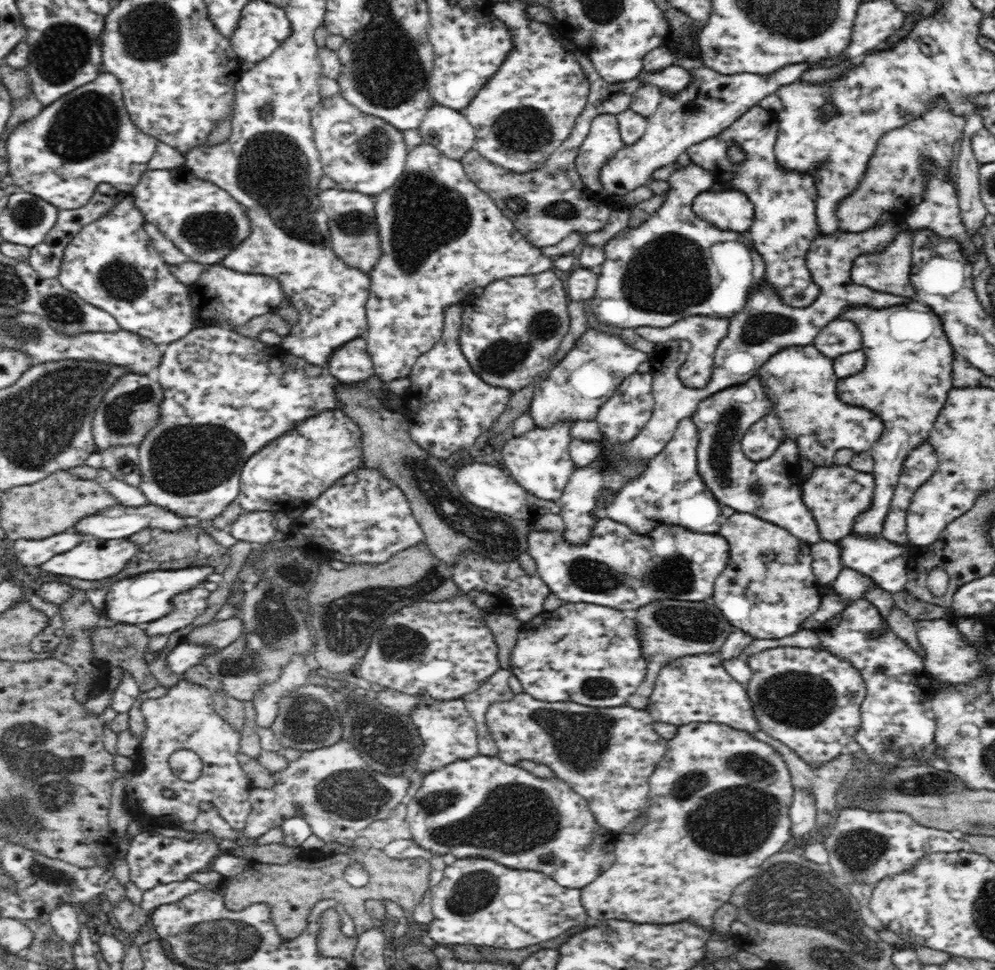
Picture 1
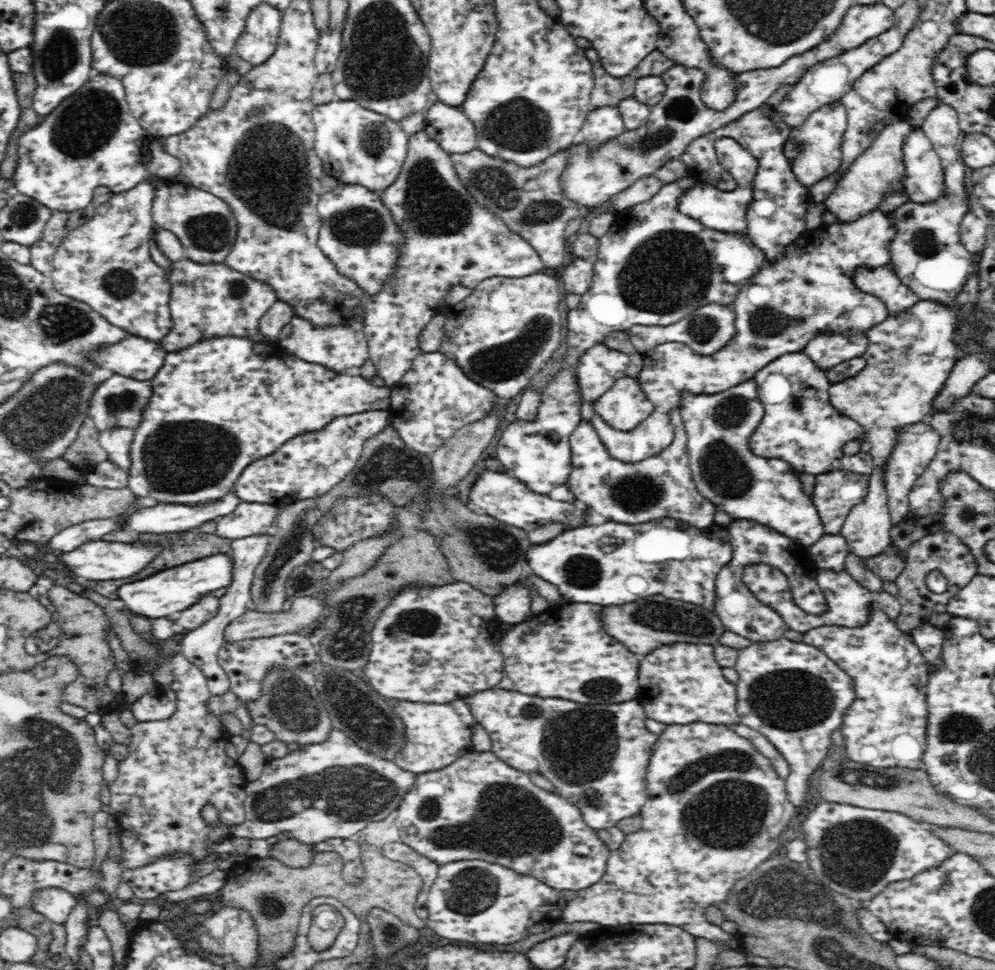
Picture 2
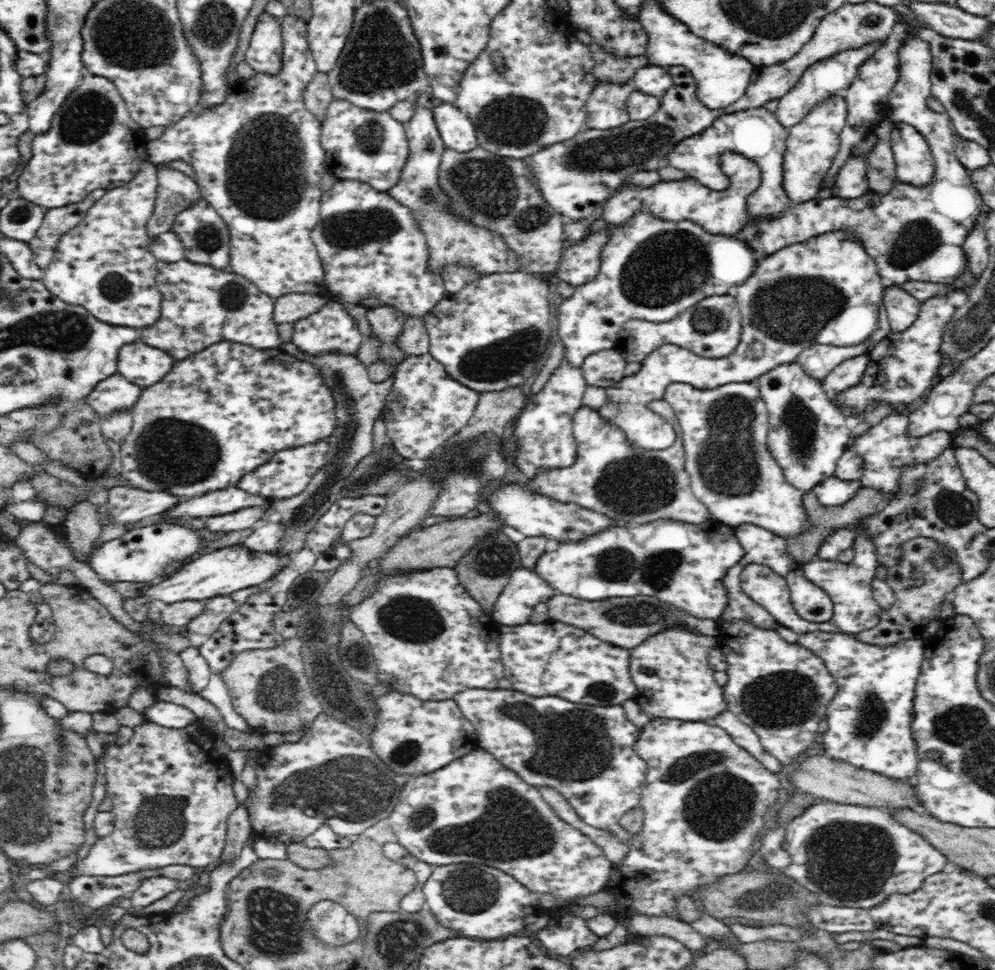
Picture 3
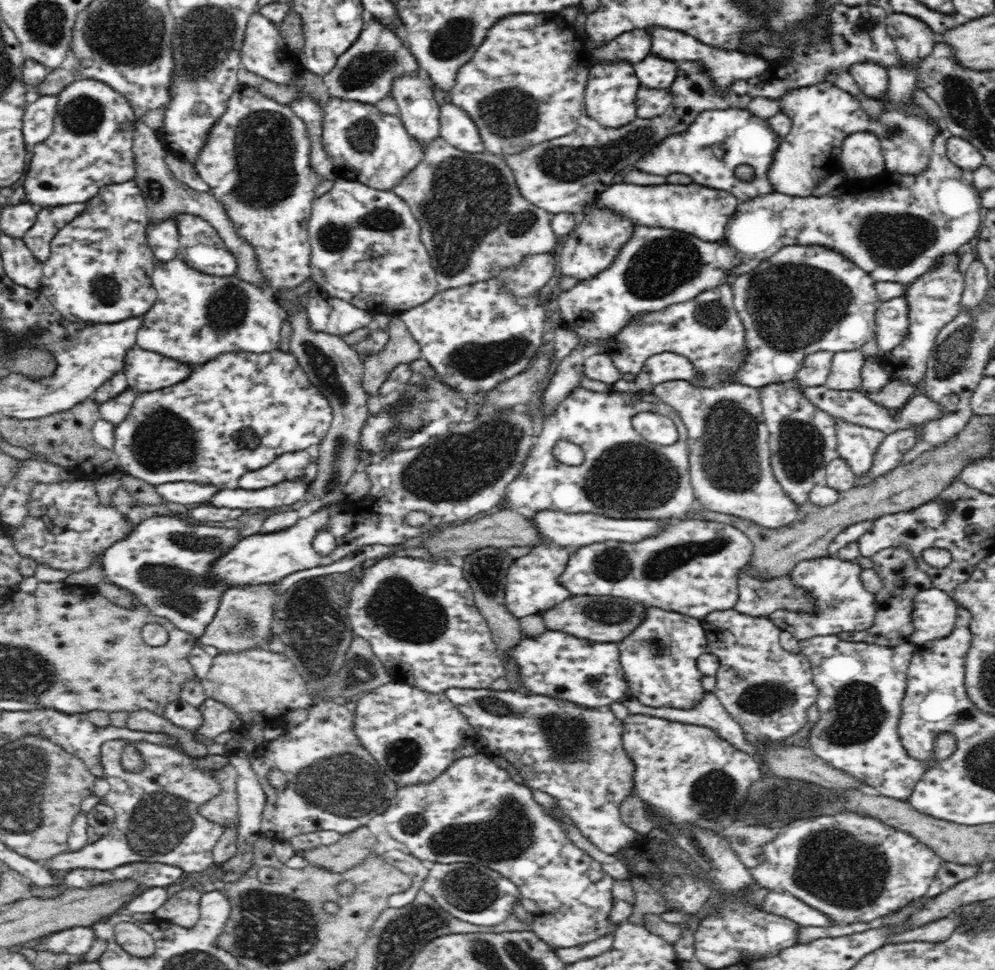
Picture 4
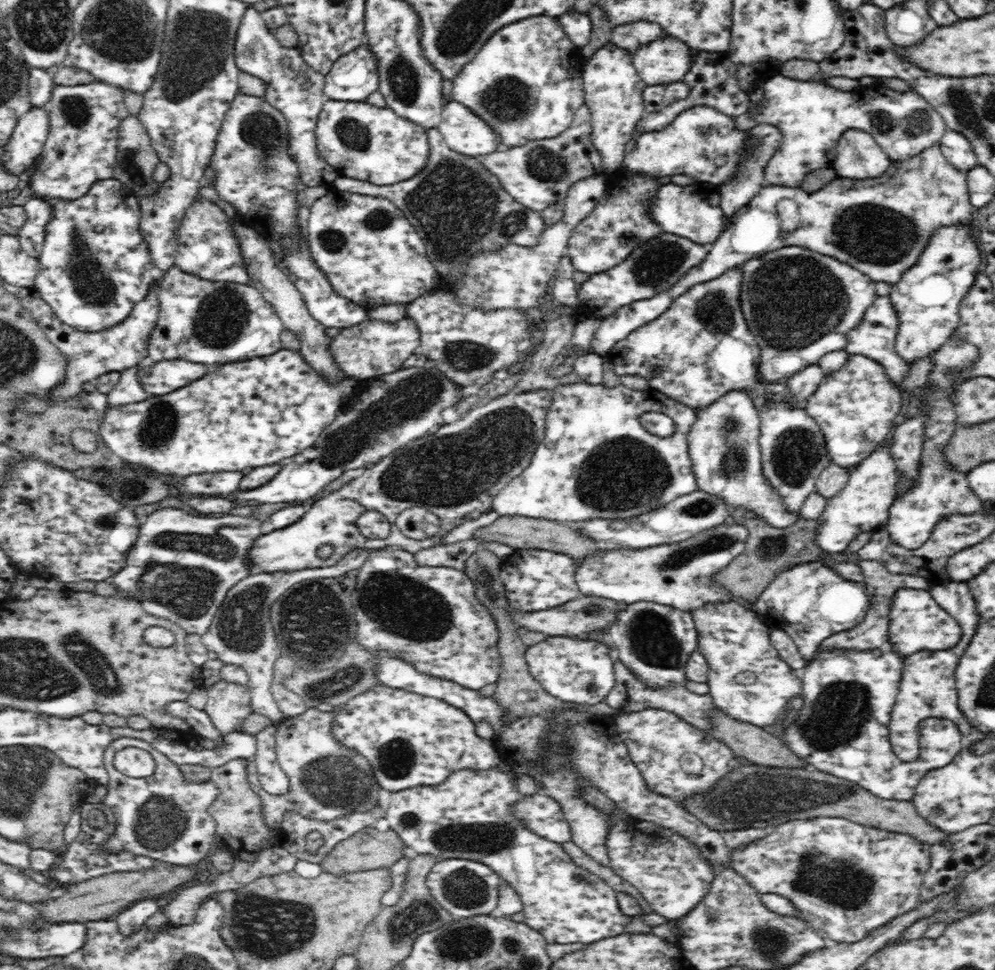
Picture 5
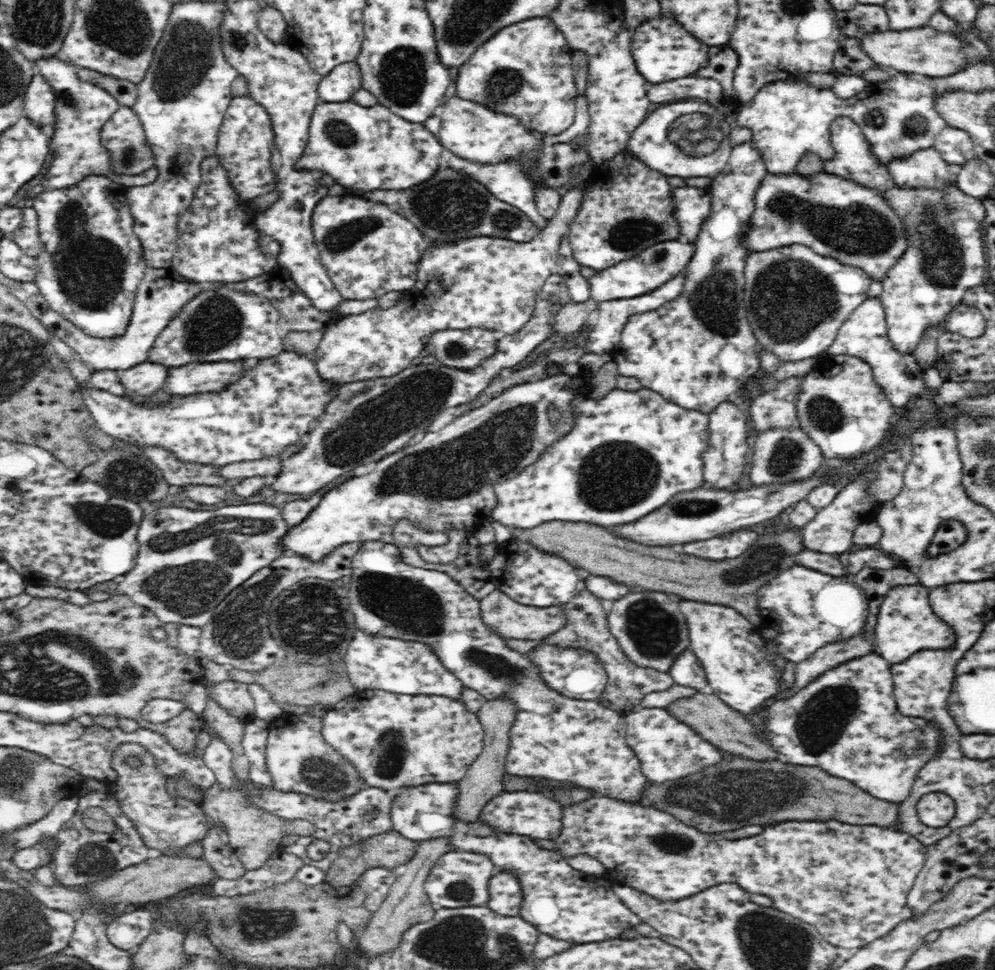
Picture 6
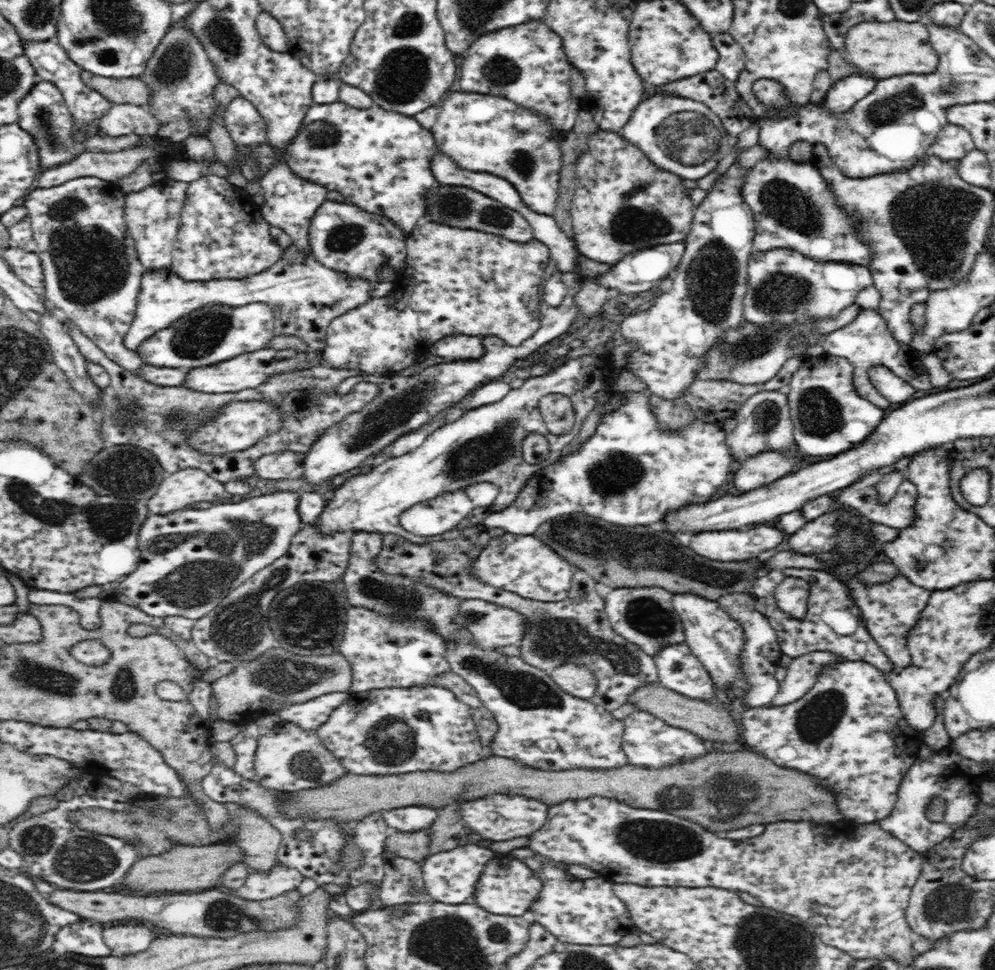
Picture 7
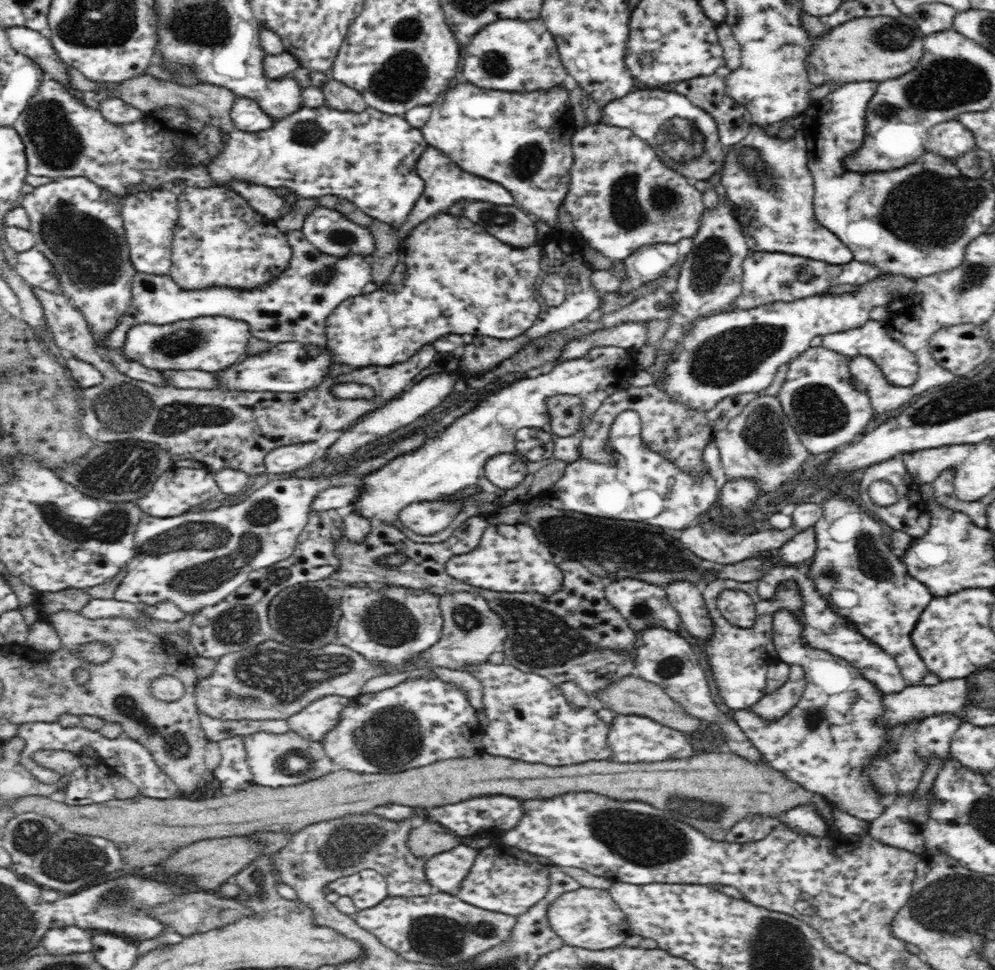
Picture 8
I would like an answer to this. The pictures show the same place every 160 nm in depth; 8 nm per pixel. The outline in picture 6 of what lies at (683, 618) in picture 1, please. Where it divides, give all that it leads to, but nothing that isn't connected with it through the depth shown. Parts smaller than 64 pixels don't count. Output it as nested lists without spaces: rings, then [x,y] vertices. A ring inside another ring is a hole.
[[[499,589],[488,594],[486,598],[480,599],[480,610],[482,623],[504,640],[512,638],[514,640],[518,640],[518,638],[524,640],[542,639],[561,630],[566,625],[566,618],[560,605],[546,608],[528,606],[508,597]]]

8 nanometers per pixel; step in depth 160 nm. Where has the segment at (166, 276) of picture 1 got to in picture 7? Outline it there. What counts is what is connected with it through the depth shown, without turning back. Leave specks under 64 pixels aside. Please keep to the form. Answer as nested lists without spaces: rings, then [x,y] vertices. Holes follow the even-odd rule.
[[[83,176],[80,178],[74,178],[74,180],[68,180],[64,184],[58,184],[52,188],[35,188],[27,195],[25,199],[24,207],[28,210],[27,217],[30,220],[30,224],[33,228],[34,240],[38,243],[38,254],[42,261],[42,268],[44,271],[44,290],[43,294],[49,300],[50,304],[58,308],[65,316],[69,318],[74,324],[79,326],[79,329],[95,342],[97,346],[106,354],[110,360],[118,363],[118,366],[126,371],[132,371],[134,374],[139,374],[139,368],[144,365],[143,360],[137,354],[136,351],[130,351],[123,343],[124,336],[128,332],[129,326],[135,315],[135,308],[137,305],[137,296],[141,287],[141,278],[145,273],[146,268],[138,259],[136,255],[135,242],[131,237],[131,234],[126,228],[125,221],[125,194],[122,189],[115,182],[108,182],[101,178],[93,176]]]

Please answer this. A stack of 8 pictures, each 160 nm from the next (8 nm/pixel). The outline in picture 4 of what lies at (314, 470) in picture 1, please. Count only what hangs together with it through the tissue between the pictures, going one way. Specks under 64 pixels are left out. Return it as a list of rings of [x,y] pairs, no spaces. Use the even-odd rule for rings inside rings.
[[[306,451],[284,453],[277,456],[268,466],[242,474],[238,478],[237,485],[244,490],[260,490],[278,484],[282,480],[296,480],[304,474],[310,462],[312,458]]]

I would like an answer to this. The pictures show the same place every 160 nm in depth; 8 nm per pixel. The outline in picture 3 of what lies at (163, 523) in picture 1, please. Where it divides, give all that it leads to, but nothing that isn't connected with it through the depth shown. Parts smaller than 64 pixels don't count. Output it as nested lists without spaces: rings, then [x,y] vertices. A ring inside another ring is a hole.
[[[227,488],[203,494],[199,497],[184,499],[178,503],[172,512],[167,512],[172,518],[180,516],[190,516],[190,518],[200,518],[200,516],[220,516],[220,514],[232,514],[243,508],[260,506],[268,508],[278,501],[278,498],[264,498],[256,494],[250,494],[241,488]]]

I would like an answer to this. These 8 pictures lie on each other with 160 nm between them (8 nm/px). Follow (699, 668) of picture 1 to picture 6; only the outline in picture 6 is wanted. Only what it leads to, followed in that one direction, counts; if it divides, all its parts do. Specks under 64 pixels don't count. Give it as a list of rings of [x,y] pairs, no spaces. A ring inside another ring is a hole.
[[[634,590],[613,602],[607,614],[609,630],[632,662],[667,672],[672,660],[689,648],[687,623],[679,607],[681,599],[670,593]]]

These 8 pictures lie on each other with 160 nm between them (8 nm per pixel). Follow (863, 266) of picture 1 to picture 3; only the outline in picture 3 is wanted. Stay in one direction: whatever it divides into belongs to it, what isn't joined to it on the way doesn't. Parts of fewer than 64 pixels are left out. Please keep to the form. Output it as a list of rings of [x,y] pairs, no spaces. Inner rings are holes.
[[[885,287],[883,303],[892,333],[905,331],[918,318],[921,301],[904,292],[900,287]]]

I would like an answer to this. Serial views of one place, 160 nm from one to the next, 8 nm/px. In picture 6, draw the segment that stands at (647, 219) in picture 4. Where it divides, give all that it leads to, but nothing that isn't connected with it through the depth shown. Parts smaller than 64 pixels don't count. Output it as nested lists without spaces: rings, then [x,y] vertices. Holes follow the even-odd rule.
[[[686,185],[673,189],[676,200],[676,220],[681,228],[682,239],[696,240],[698,230],[710,213],[710,187],[698,188]]]

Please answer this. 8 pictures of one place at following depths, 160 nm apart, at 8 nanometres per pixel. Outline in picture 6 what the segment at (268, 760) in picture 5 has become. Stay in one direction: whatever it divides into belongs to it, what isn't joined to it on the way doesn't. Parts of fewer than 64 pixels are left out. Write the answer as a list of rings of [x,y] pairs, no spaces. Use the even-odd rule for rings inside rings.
[[[255,718],[245,722],[241,745],[250,761],[248,778],[253,783],[266,787],[272,786],[272,777],[266,769],[266,742],[269,734],[269,722]]]

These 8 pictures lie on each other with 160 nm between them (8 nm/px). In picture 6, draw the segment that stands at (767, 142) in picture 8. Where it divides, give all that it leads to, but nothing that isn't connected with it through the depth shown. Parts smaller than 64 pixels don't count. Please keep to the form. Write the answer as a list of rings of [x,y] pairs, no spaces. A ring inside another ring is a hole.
[[[796,171],[778,175],[767,172],[754,192],[754,204],[752,224],[745,236],[750,252],[802,244],[820,256],[857,266],[880,281],[908,246],[904,224],[880,193],[824,171],[812,176]]]

